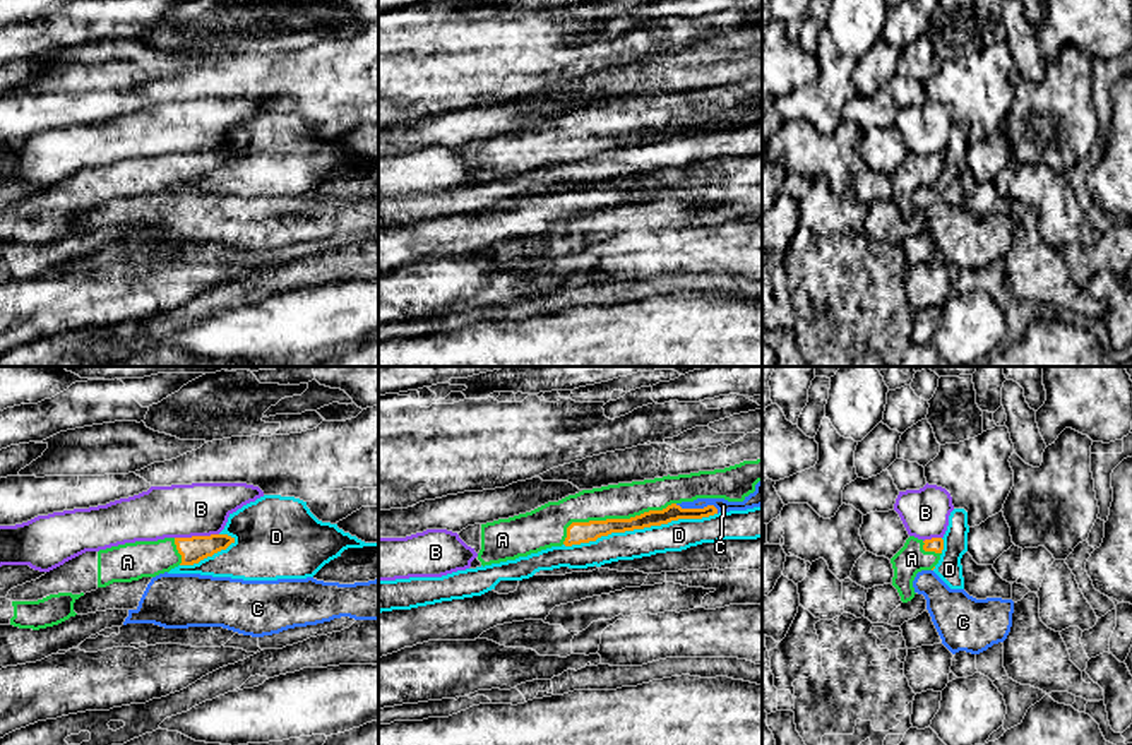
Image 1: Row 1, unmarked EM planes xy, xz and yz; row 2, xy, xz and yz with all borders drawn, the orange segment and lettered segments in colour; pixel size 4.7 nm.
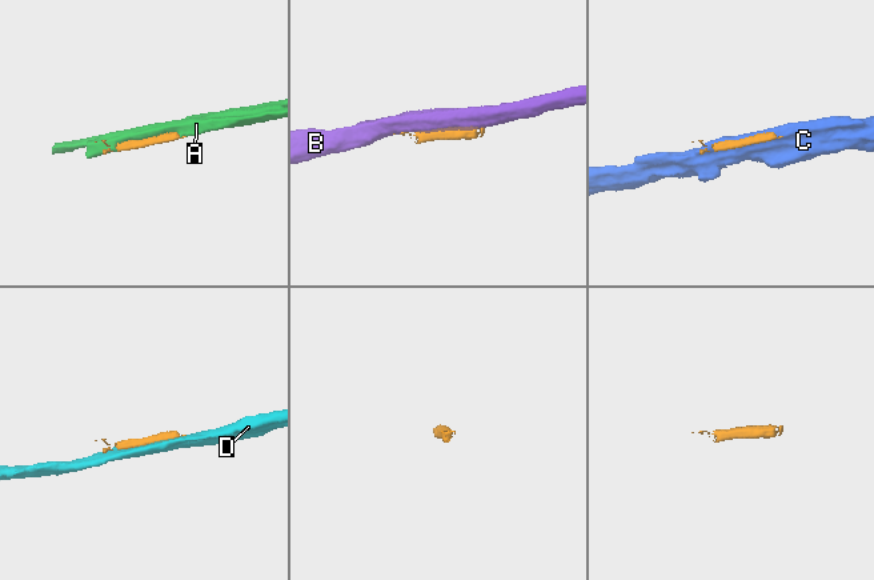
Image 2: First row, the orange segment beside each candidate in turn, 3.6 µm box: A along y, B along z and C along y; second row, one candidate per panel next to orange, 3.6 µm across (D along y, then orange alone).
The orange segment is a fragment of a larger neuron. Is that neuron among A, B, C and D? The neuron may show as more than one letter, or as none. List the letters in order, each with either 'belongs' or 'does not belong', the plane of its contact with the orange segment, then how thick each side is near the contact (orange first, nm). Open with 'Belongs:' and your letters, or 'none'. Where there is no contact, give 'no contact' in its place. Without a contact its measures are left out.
Belongs: A
A: belongs; meets orange in xz; 100 nm thick on the orange side, 170 nm on the other
B: does not belong; meets orange in xy; 120 nm thick on the orange side, 260 nm on the other
C: does not belong; meets orange in xz; 80 nm thick on the orange side, 60 nm on the other
D: does not belong; meets orange in xz; 100 nm thick on the orange side, 140 nm on the other

